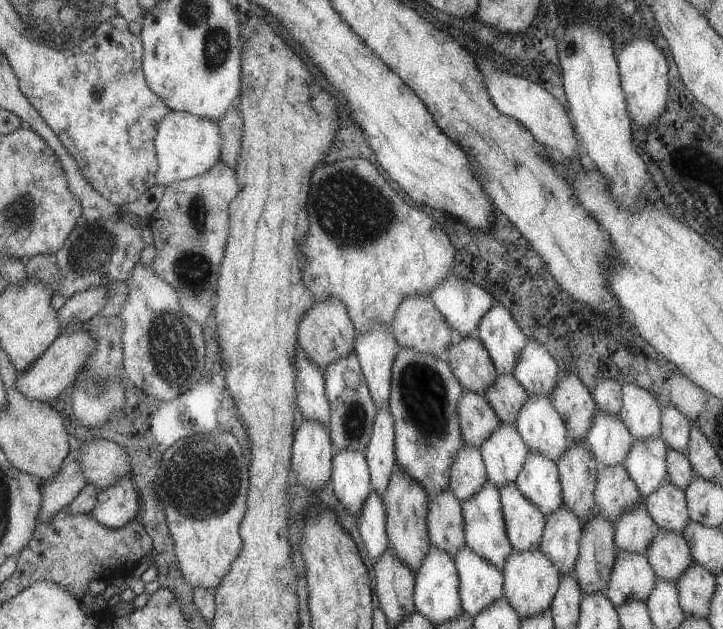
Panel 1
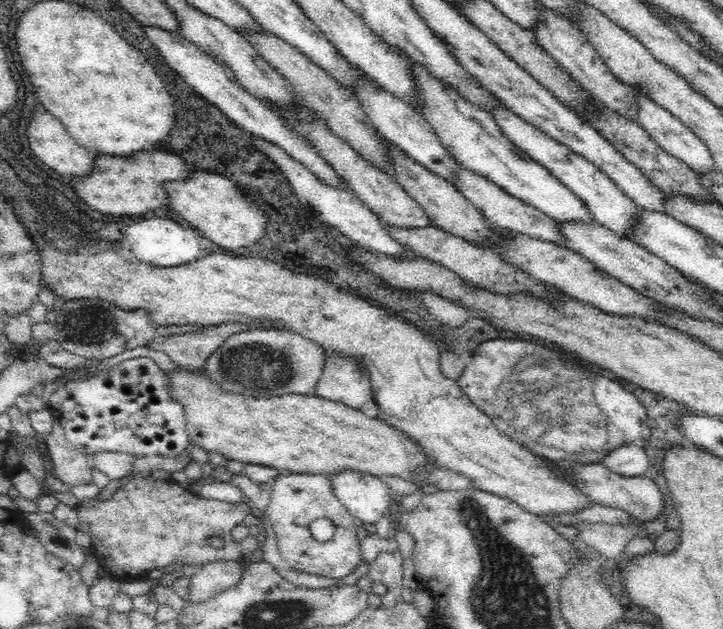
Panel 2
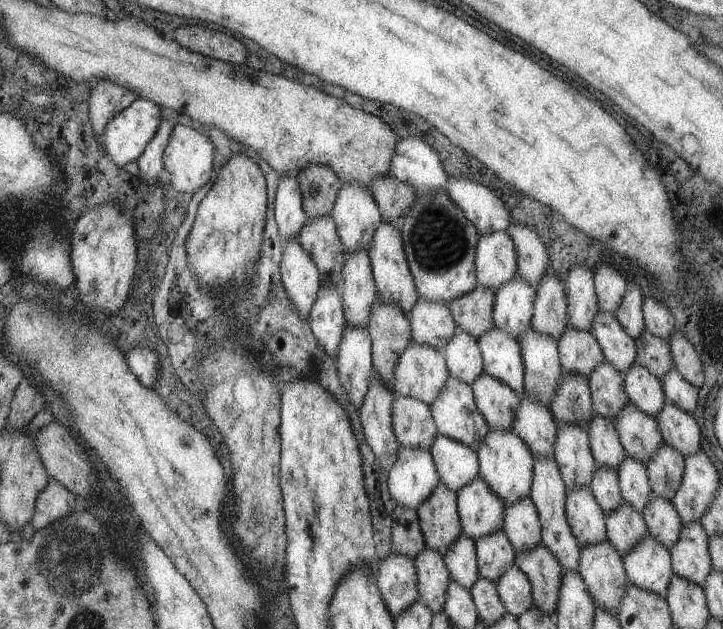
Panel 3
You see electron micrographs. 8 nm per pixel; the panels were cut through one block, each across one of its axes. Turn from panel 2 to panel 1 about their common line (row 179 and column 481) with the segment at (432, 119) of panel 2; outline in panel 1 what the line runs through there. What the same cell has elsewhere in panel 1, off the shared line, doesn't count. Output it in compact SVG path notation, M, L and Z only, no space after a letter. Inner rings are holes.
M487 480L476 494L461 502L460 506L462 507L464 544L501 571L504 559L512 552L512 547L505 533L499 489Z

